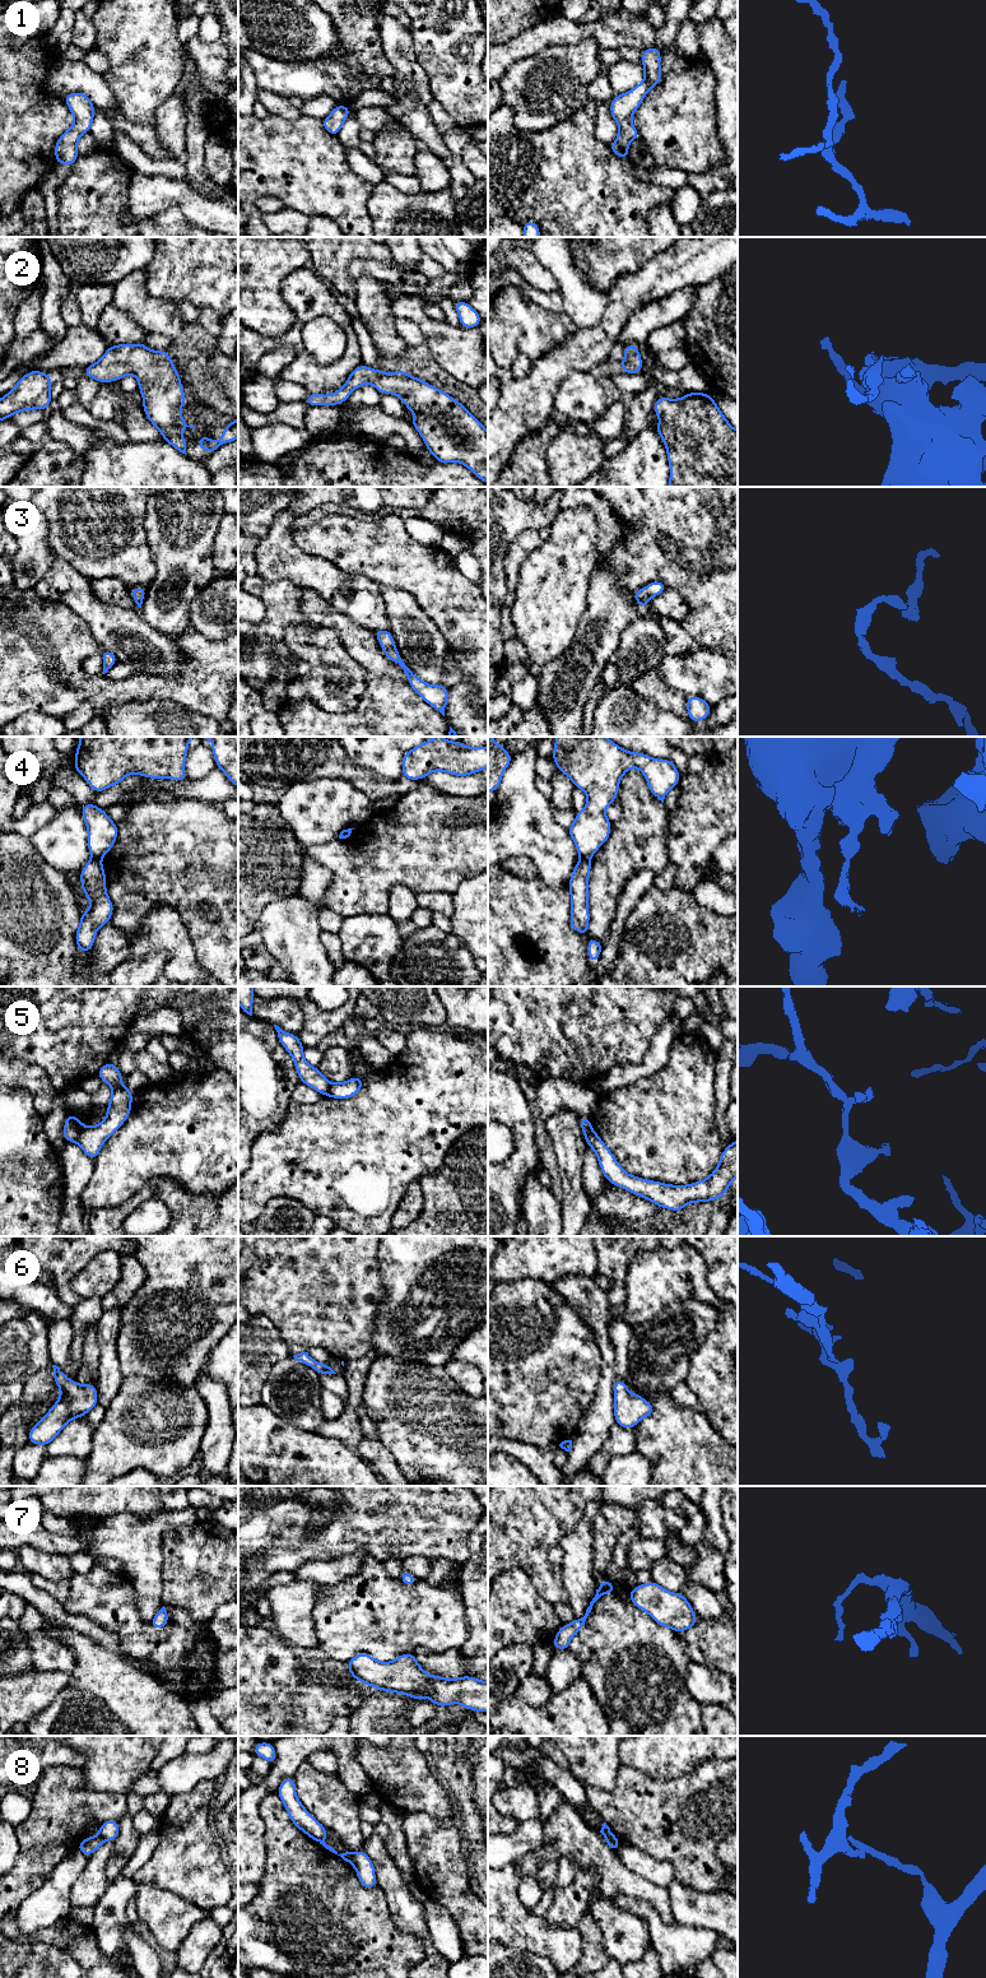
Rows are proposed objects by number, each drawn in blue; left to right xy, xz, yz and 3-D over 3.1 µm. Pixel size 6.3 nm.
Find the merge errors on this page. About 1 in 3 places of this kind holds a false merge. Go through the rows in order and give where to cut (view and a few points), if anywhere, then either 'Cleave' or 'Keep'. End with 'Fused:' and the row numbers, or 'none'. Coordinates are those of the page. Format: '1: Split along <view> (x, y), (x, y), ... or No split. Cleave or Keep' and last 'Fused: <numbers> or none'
1: No split. Keep
2: No split. Keep
3: No split. Keep
4: Split along xy (92, 857), (100, 860). Cleave
5: Split along xy (84, 1126), (75, 1141). Cleave
6: No split. Keep
7: No split. Keep
8: Split along xz (350, 1853), (352, 1862). Cleave
Fused: 4, 5, 8

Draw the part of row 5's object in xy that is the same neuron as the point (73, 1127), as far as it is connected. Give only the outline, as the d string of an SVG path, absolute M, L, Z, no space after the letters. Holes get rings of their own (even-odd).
M68 1114L64 1123L64 1137L68 1143L76 1142L82 1129L83 1123L76 1118L76 1115Z

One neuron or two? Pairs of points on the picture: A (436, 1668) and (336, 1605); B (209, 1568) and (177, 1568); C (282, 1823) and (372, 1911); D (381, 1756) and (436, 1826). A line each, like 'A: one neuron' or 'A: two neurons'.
A: two neurons
B: one neuron
C: one neuron
D: two neurons

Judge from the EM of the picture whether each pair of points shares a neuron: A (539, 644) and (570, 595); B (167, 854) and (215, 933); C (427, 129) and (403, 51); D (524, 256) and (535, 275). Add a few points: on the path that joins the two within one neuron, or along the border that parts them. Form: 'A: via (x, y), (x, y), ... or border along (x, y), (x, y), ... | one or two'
A: via (547, 632), (548, 617), (558, 607) | one
B: via (182, 876), (184, 878), (191, 878), (223, 911) | one
C: via (412, 110), (412, 80), (408, 70) | one
D: via (524, 261), (531, 270) | one

